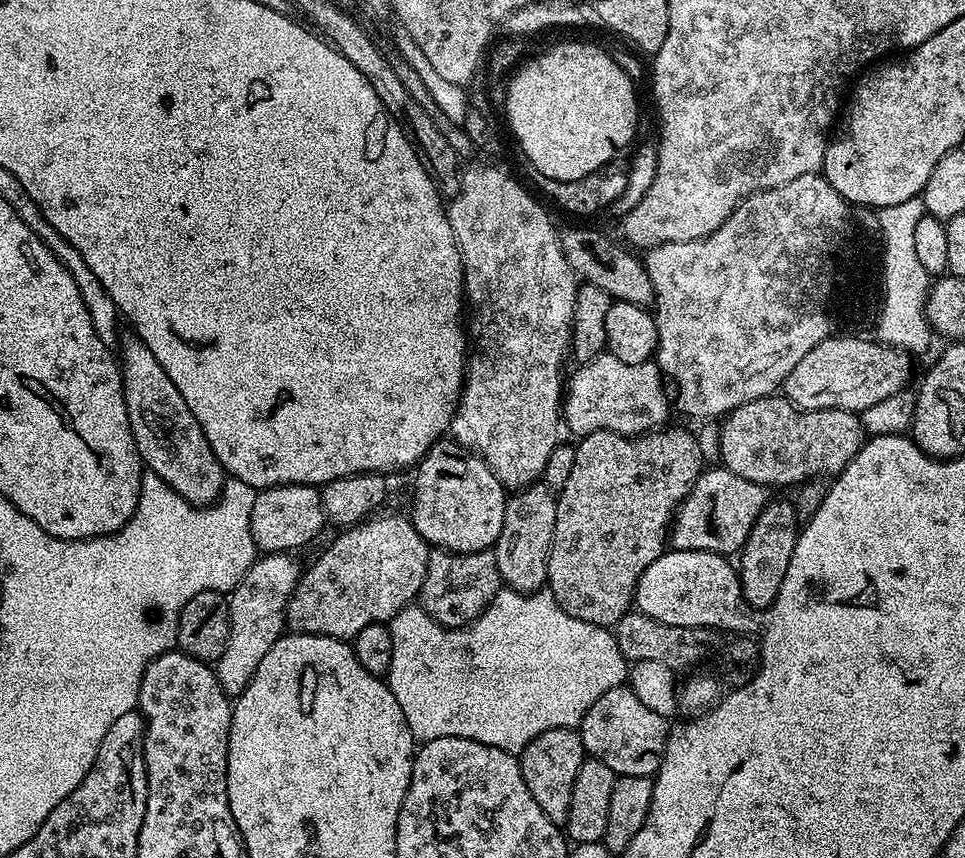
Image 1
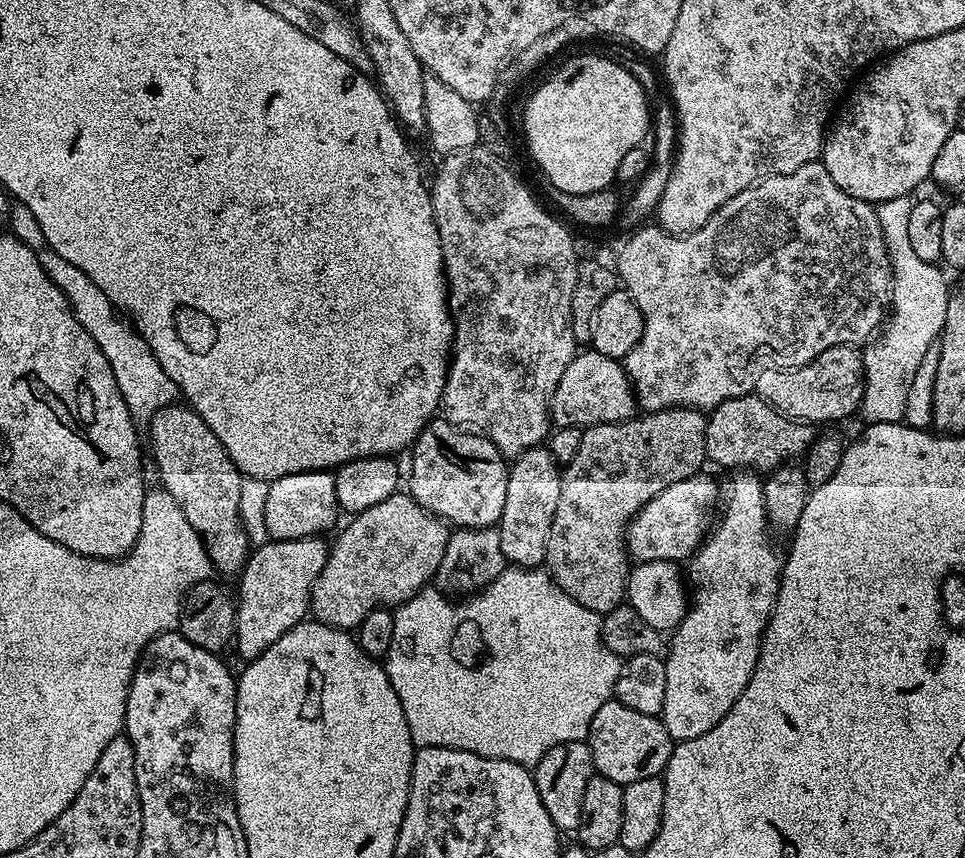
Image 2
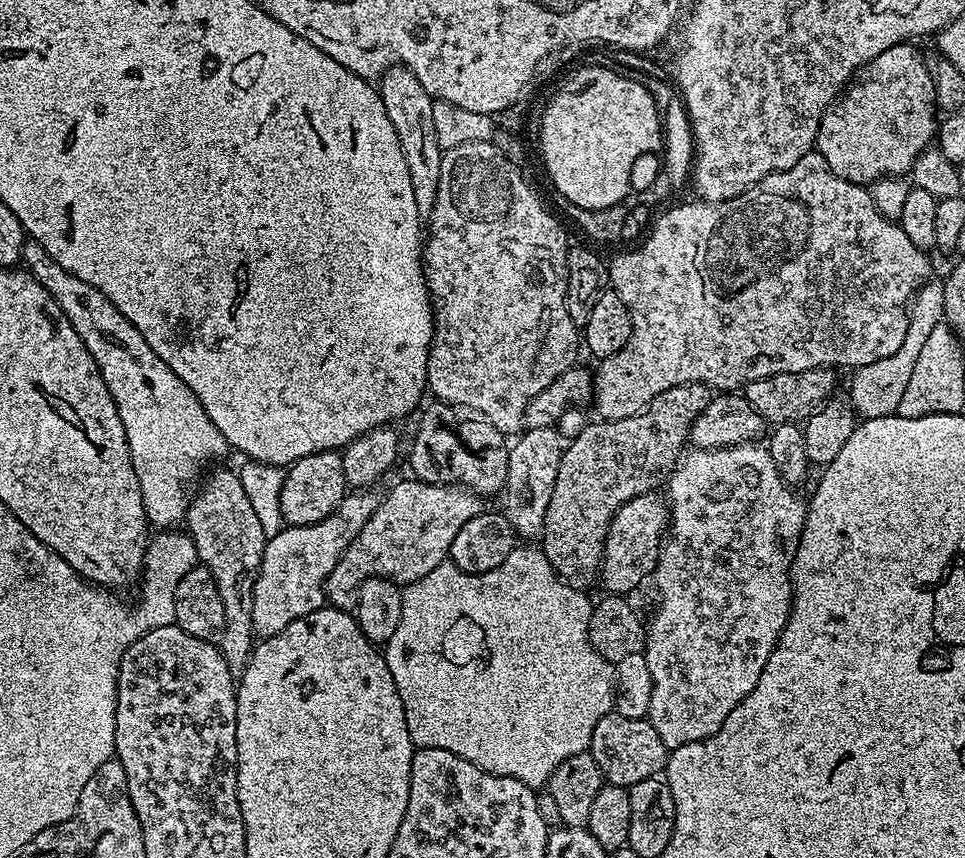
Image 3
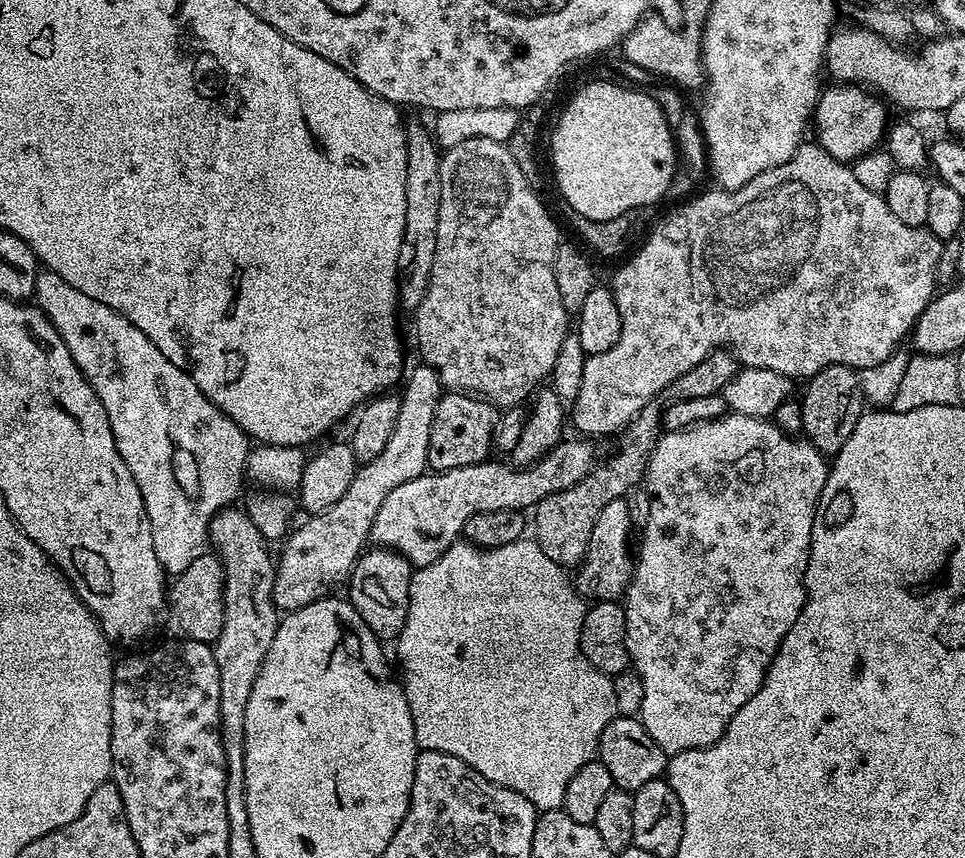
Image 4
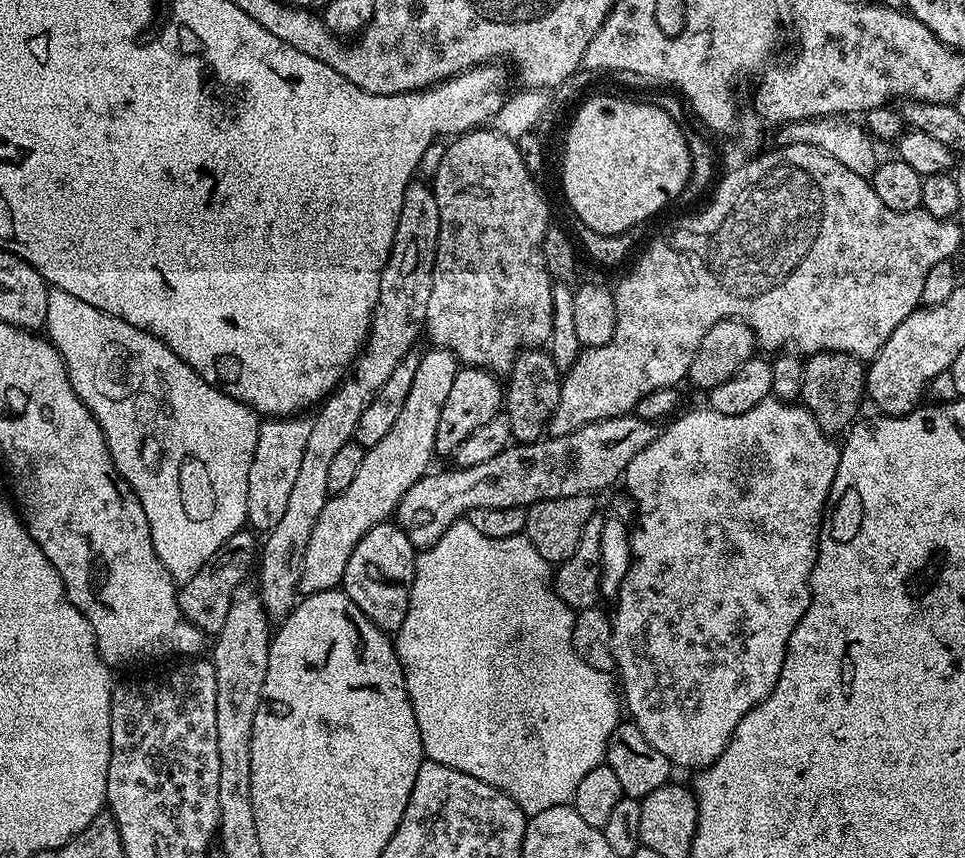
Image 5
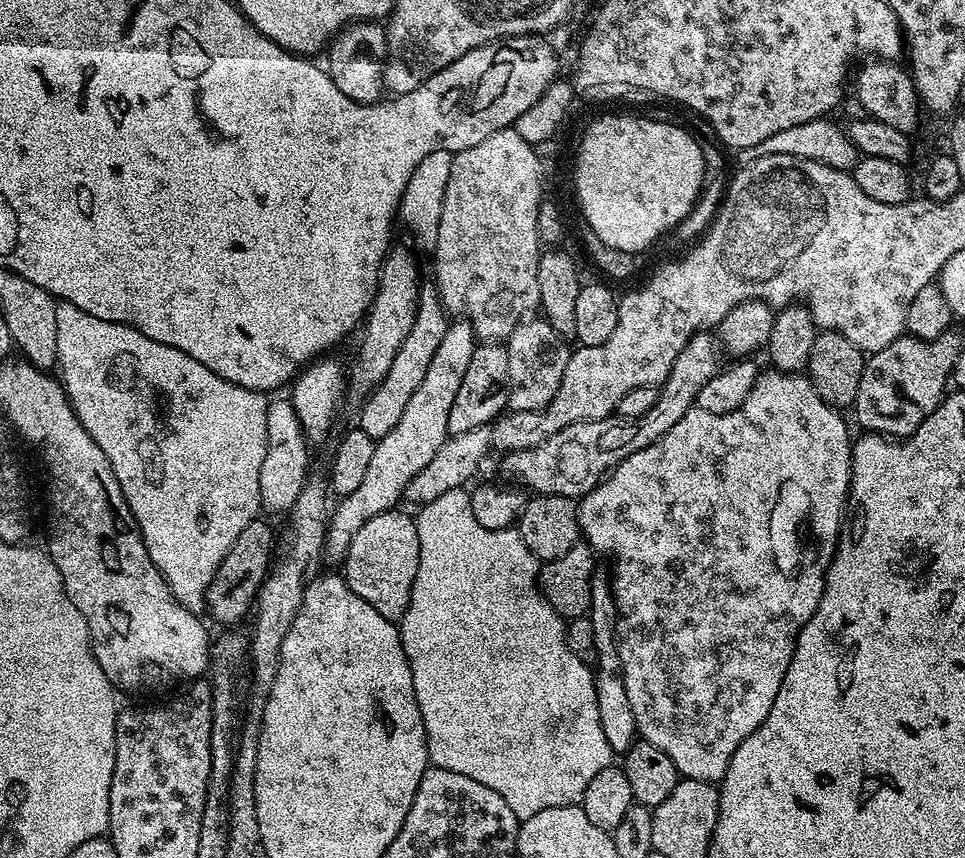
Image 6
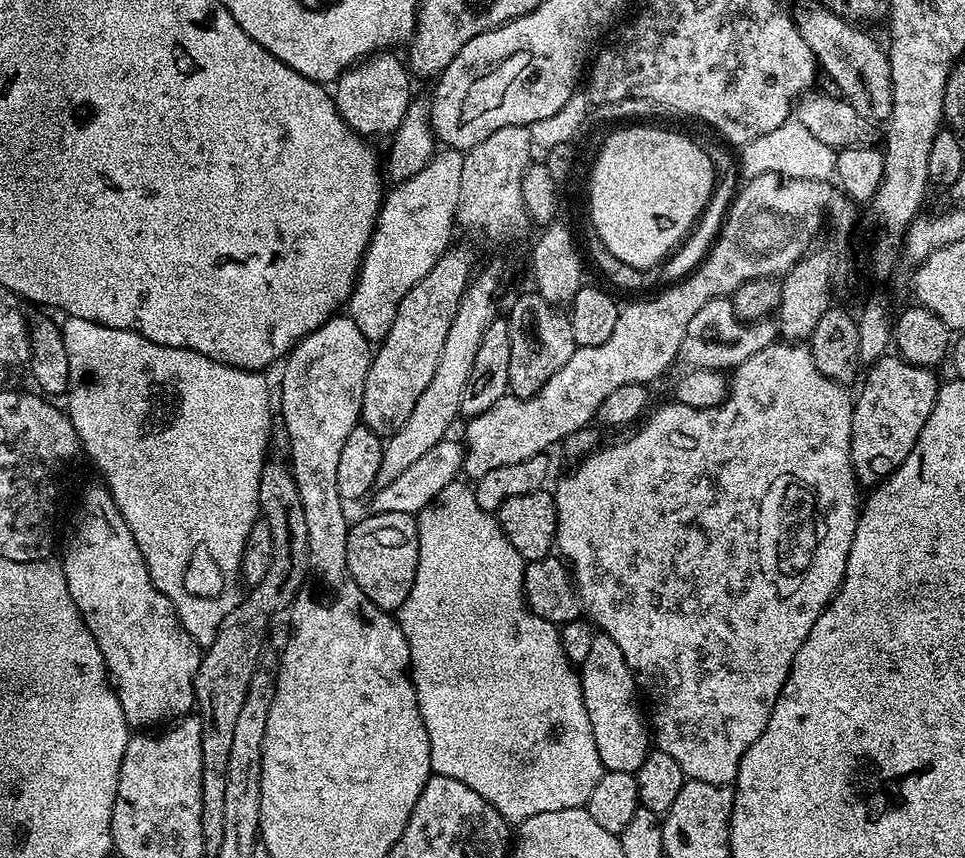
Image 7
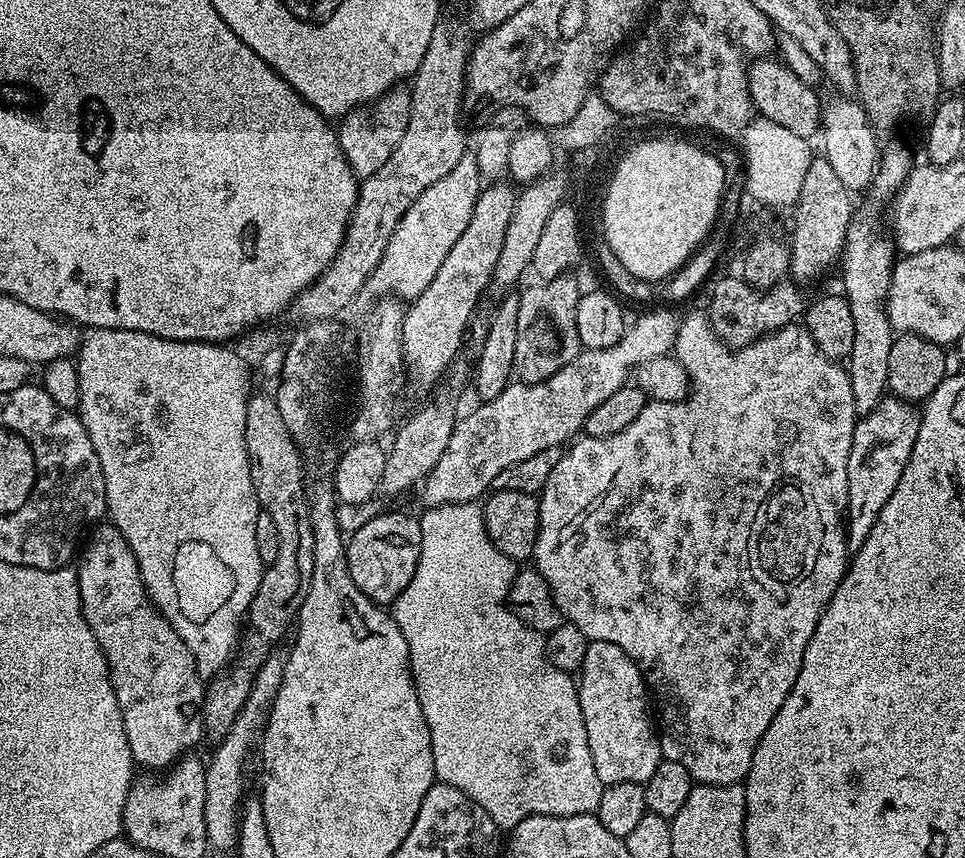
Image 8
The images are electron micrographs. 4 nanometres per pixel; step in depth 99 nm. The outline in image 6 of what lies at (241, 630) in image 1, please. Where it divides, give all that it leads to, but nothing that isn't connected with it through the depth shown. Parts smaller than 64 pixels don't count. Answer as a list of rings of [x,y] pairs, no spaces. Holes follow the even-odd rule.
[[[456,318],[449,323],[446,334],[442,338],[441,344],[438,345],[438,350],[434,350],[434,359],[430,361],[430,366],[426,369],[426,374],[422,377],[422,383],[418,386],[418,390],[414,390],[414,395],[406,405],[402,418],[396,423],[394,430],[390,430],[390,434],[386,434],[386,438],[376,441],[374,454],[370,457],[370,466],[366,469],[366,478],[362,478],[362,482],[354,489],[354,494],[339,497],[340,505],[337,508],[335,505],[331,509],[322,553],[323,559],[327,563],[329,560],[336,566],[343,565],[344,555],[350,550],[350,542],[354,538],[354,534],[358,530],[362,530],[362,526],[370,518],[378,518],[378,514],[393,511],[399,505],[396,503],[401,503],[404,500],[404,491],[410,478],[414,478],[414,474],[418,474],[418,470],[424,469],[430,462],[430,458],[434,458],[434,453],[441,448],[442,442],[448,440],[450,406],[454,406],[454,397],[457,396],[458,390],[462,386],[462,374],[466,374],[466,370],[470,366],[470,358],[474,358],[477,343],[469,320]]]

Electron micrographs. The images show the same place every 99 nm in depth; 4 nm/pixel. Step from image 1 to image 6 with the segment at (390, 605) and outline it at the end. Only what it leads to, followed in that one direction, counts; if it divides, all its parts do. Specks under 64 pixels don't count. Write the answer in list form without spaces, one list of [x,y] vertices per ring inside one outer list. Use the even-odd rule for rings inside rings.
[[[711,331],[694,333],[690,342],[682,346],[678,358],[674,358],[674,366],[670,366],[667,380],[659,385],[658,402],[654,402],[646,414],[638,418],[622,418],[613,414],[594,422],[574,422],[538,446],[507,453],[501,459],[504,460],[500,464],[501,470],[509,476],[507,479],[513,485],[529,493],[583,498],[590,490],[598,487],[612,469],[630,458],[630,454],[646,450],[646,446],[658,442],[666,430],[686,418],[689,410],[696,407],[698,390],[702,390],[702,386],[706,386],[706,382],[710,382],[710,378],[720,371],[720,356],[721,345]]]

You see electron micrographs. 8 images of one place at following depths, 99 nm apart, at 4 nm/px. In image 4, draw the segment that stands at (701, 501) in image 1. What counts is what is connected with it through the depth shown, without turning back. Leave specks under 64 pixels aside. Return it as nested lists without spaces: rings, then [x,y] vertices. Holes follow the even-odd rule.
[[[627,499],[609,502],[602,509],[602,514],[598,514],[594,530],[590,530],[586,554],[574,572],[576,591],[585,601],[619,601],[628,590],[634,567],[634,552],[628,549],[628,539],[632,536],[632,516],[628,513],[628,503]]]

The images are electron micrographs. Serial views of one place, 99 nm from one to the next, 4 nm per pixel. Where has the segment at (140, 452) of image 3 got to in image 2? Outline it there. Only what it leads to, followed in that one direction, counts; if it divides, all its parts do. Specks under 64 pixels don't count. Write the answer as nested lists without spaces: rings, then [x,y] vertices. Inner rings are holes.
[[[13,203],[6,224],[11,235],[17,236],[26,246],[30,246],[30,250],[36,252],[42,270],[46,270],[54,286],[58,286],[58,290],[66,294],[74,318],[82,322],[82,330],[86,330],[86,334],[90,334],[90,338],[98,342],[98,350],[106,354],[106,362],[110,362],[110,370],[114,370],[118,390],[122,390],[122,398],[126,398],[126,406],[133,420],[147,422],[159,408],[175,405],[178,400],[176,383],[168,377],[166,370],[162,370],[162,366],[158,366],[158,358],[154,358],[148,343],[114,307],[110,298],[106,298],[106,294],[102,294],[102,290],[98,290],[98,286],[94,286],[94,282],[90,282],[90,278],[86,278],[86,274],[78,270],[78,266],[66,262],[66,258],[62,258],[62,254],[58,254],[58,250],[54,250],[50,242],[46,242],[42,226],[38,226],[38,218],[30,214],[28,207]]]

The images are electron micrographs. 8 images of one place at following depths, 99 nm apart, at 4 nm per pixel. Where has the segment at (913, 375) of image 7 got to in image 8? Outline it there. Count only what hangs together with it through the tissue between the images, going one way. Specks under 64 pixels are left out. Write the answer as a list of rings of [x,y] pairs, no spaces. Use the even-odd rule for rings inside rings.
[[[888,394],[874,406],[874,410],[870,410],[870,414],[856,421],[854,438],[850,442],[850,462],[846,466],[846,539],[849,553],[856,553],[862,542],[866,542],[866,534],[870,534],[874,522],[878,522],[882,506],[886,506],[890,494],[894,494],[894,486],[898,486],[898,478],[902,478],[902,470],[906,470],[906,462],[918,438],[921,417],[921,413],[912,408],[915,407],[909,401]]]

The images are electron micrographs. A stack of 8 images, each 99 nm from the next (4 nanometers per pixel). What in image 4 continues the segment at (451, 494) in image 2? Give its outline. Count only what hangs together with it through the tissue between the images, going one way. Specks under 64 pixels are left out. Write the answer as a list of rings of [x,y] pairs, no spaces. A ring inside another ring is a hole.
[[[463,392],[441,395],[434,410],[434,422],[430,426],[428,468],[438,473],[485,463],[491,457],[488,455],[494,452],[497,419],[497,409],[486,400],[473,398]]]

